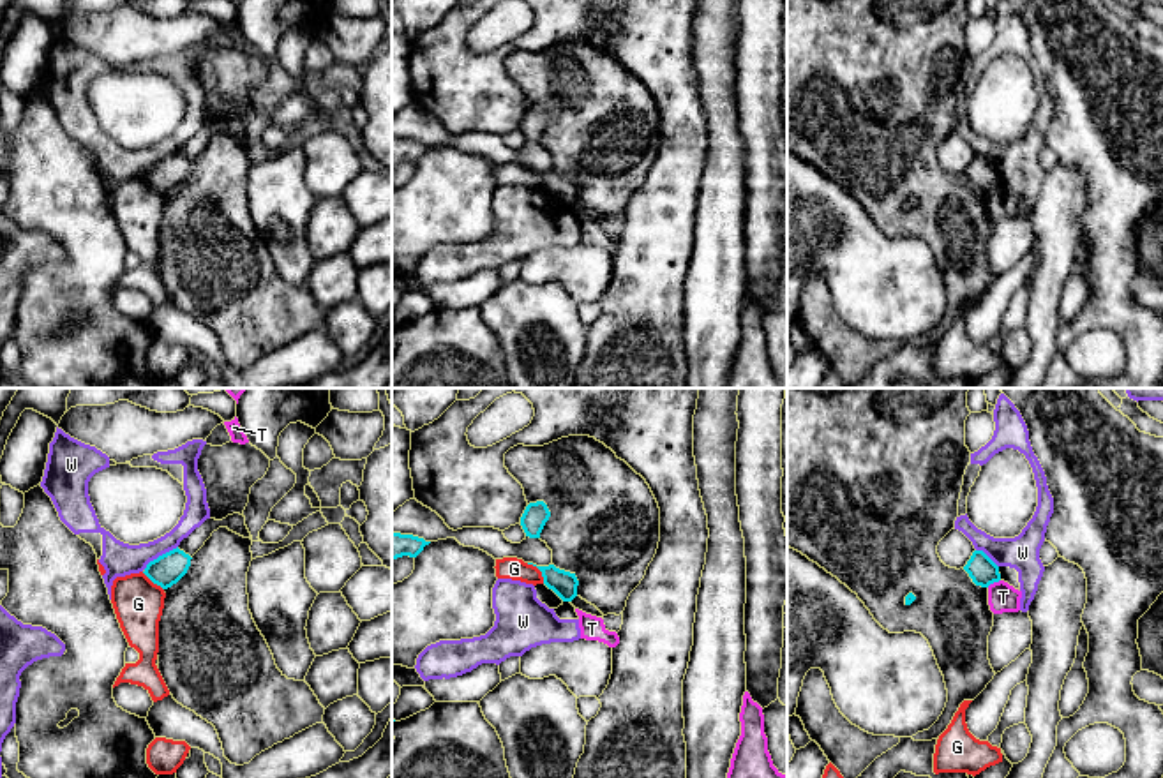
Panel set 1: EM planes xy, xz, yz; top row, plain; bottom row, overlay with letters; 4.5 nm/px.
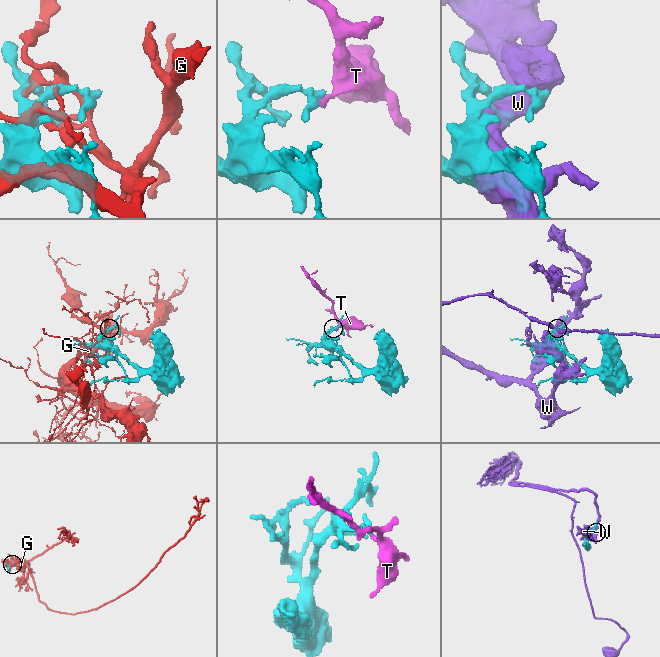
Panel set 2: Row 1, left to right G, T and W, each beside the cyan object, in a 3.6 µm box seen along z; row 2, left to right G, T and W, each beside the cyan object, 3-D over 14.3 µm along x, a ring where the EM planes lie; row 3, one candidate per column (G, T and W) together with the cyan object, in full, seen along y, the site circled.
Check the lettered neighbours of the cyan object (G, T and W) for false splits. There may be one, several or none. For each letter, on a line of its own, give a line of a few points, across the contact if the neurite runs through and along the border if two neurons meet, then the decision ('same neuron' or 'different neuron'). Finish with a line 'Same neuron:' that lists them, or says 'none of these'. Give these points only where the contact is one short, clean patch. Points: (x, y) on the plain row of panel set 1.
G: different neuron
T: line yz (999, 184), (987, 191); different neuron
W: different neuron
Same neuron: none of these

